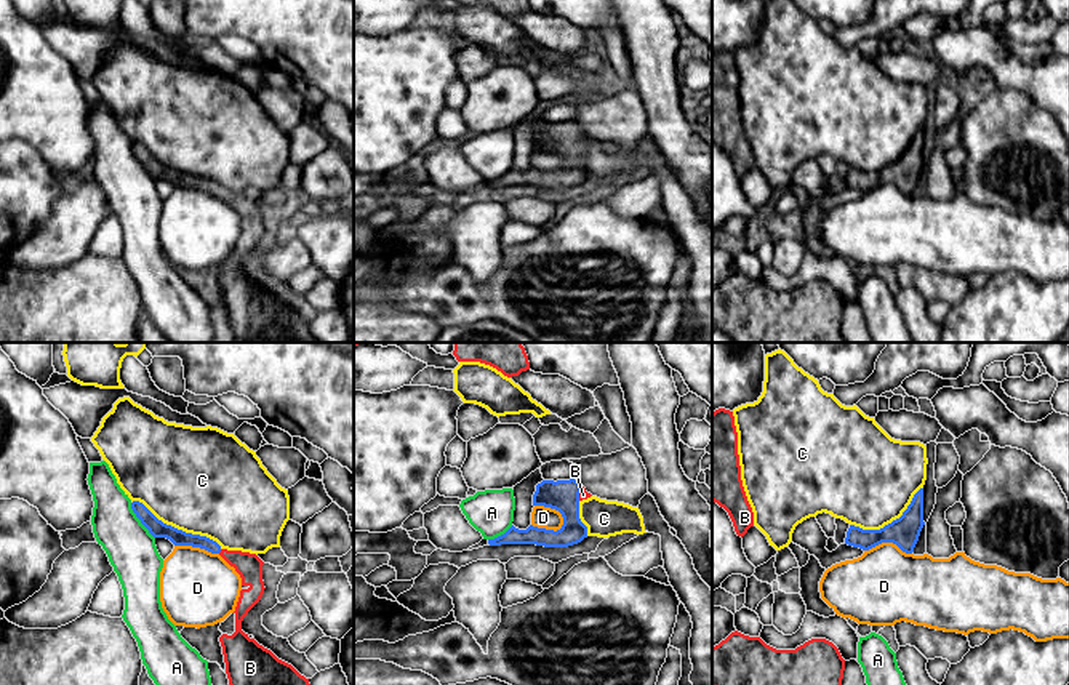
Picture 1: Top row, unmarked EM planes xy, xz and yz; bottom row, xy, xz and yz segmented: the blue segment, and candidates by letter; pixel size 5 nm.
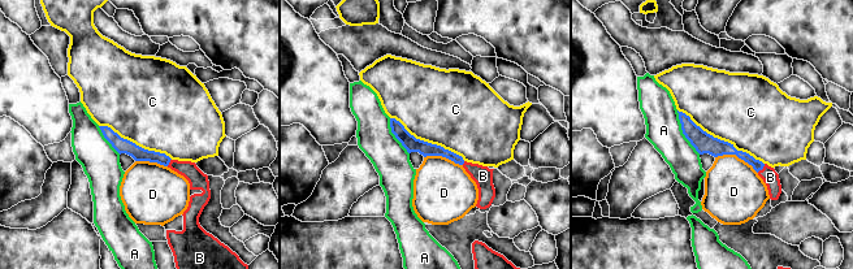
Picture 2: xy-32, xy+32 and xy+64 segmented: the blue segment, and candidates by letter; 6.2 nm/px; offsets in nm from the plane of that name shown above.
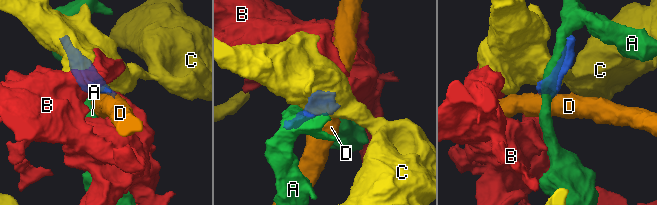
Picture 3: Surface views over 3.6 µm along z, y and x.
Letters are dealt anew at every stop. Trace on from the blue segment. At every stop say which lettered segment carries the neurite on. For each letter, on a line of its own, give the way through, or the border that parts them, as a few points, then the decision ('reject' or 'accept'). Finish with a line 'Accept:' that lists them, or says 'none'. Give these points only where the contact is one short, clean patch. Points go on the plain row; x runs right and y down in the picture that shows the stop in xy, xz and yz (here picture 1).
A: reject
B: across xy (176, 178), (202, 183), (220, 192), (248, 207) | accept
C: reject
D: along xz (535, 146), (554, 149), (562, 159), (562, 168) | reject
Accept: B

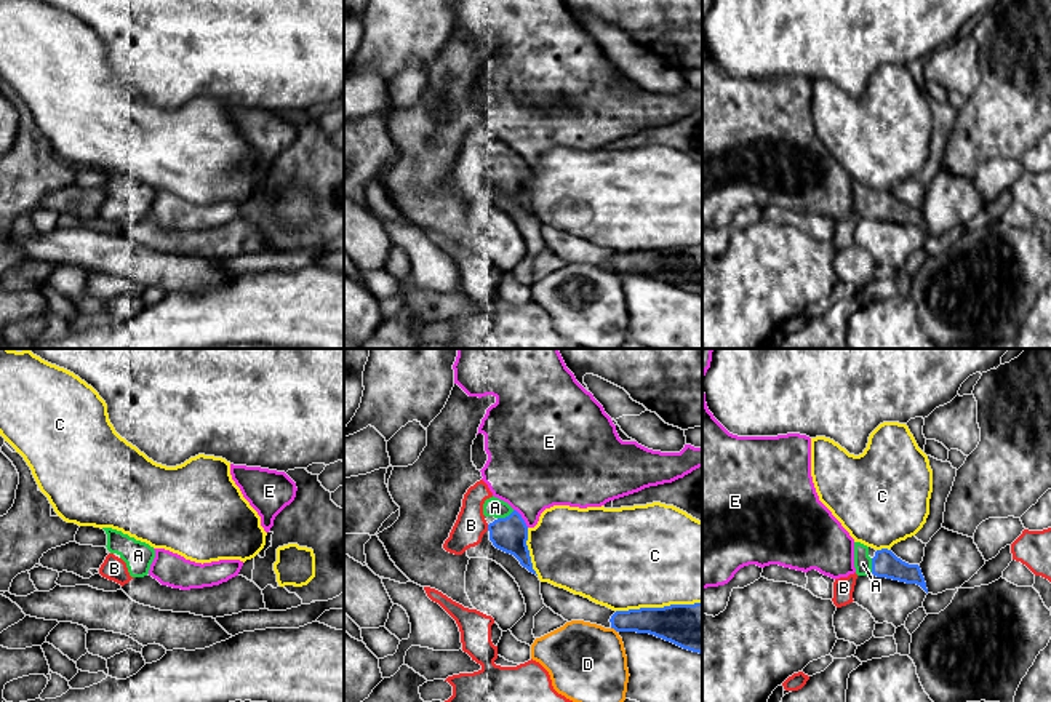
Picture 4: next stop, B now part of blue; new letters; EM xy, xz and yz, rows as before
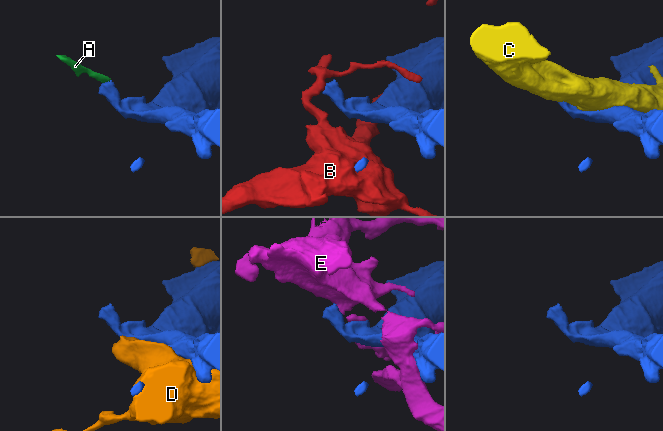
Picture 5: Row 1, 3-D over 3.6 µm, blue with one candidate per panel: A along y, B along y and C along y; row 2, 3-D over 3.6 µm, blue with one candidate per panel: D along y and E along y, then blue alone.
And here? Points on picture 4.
A: across xz (509, 176), (506, 159), (495, 149) | accept
B: reject
C: reject
D: reject
E: reject
Accept: A

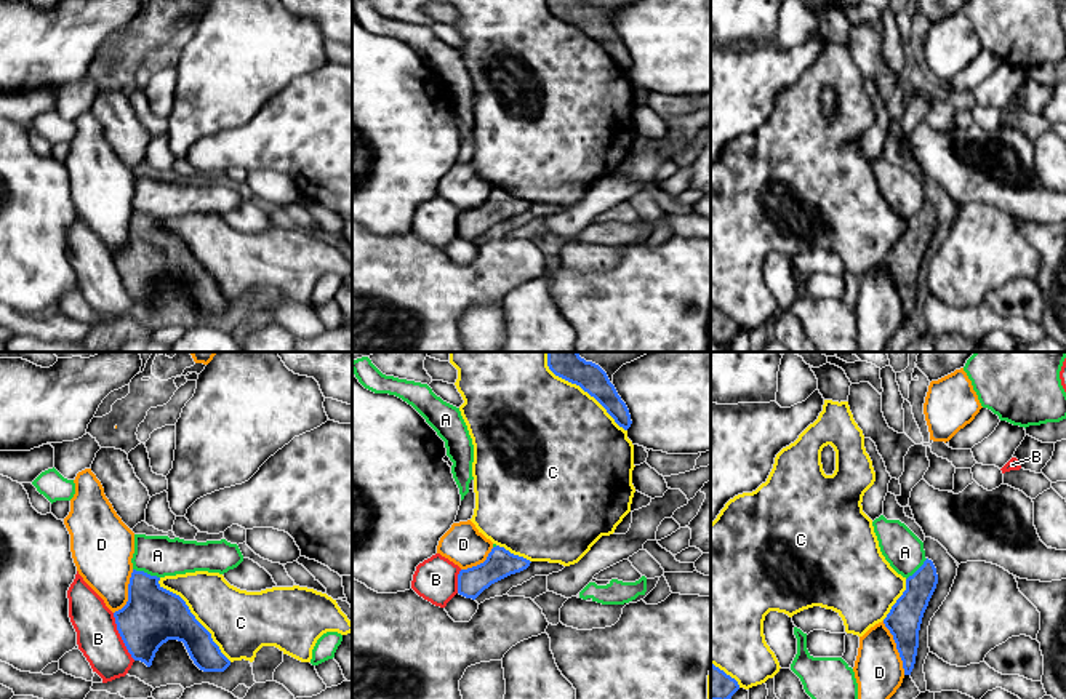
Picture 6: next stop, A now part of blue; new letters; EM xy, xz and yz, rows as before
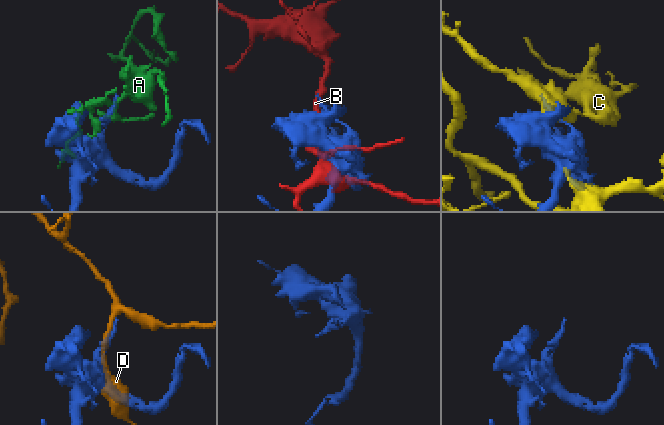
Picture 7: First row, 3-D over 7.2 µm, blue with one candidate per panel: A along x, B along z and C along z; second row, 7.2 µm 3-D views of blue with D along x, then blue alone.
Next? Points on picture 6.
A: reject
B: reject
C: reject
D: reject
Accept: none

